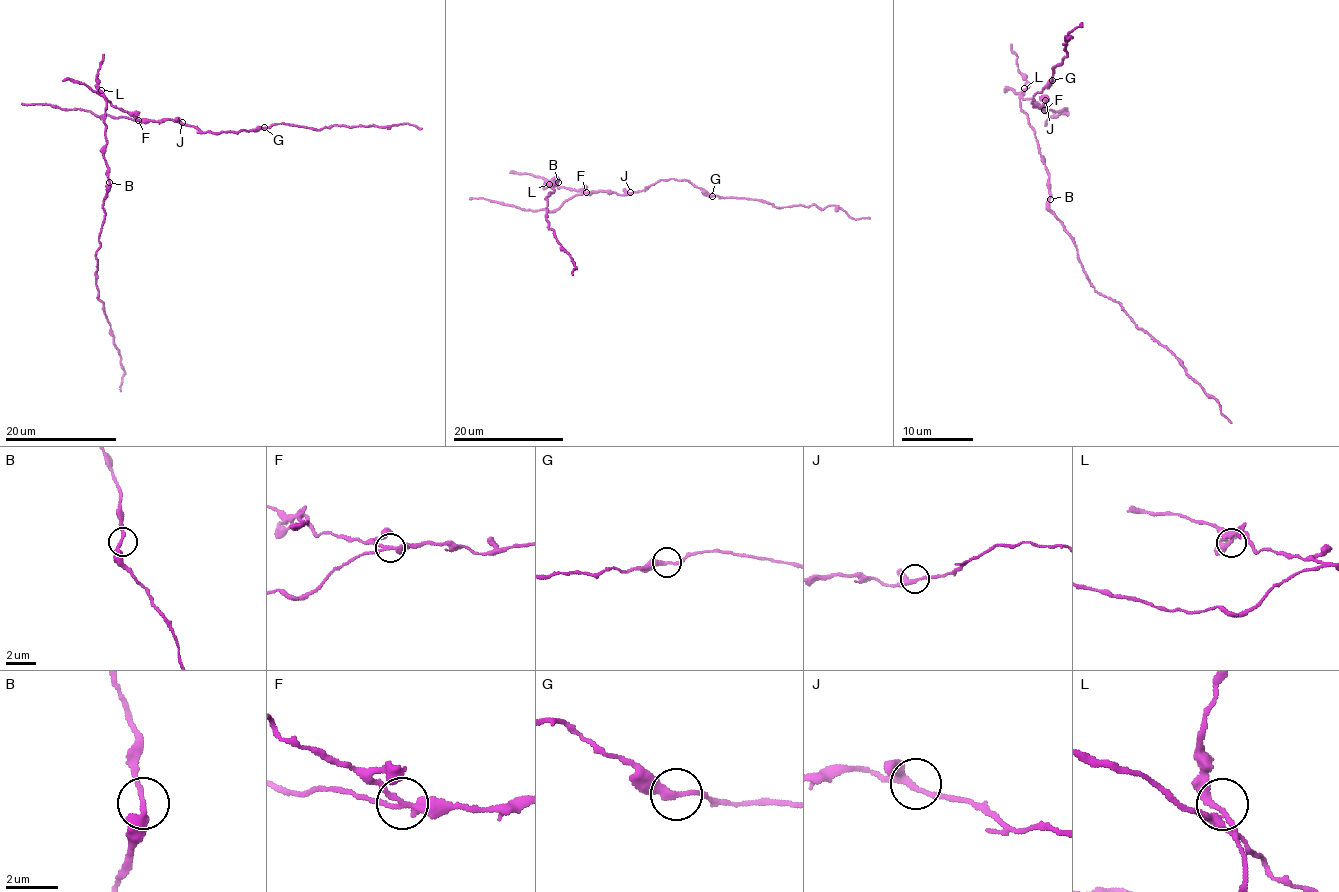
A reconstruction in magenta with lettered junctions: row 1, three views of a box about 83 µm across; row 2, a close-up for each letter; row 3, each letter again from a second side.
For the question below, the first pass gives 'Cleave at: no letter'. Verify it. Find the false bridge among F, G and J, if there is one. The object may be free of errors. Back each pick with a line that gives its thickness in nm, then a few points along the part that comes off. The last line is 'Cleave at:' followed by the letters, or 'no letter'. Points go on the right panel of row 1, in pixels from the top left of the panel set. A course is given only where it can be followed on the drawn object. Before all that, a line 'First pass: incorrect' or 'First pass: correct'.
First pass: incorrect
F: 240 nm | (1045, 109), (1034, 101), (1021, 102), (1046, 169), (1050, 212), (1073, 242), (1086, 277), (1178, 359), (1232, 423)
Cleave at: F

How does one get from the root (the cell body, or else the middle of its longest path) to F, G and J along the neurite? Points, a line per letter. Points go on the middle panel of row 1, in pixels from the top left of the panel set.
F: (559, 188), (587, 193)
G: (559, 188), (627, 194), (646, 189), (660, 180), (676, 179), (687, 180), (712, 196)
J: (559, 188), (587, 193), (630, 192)

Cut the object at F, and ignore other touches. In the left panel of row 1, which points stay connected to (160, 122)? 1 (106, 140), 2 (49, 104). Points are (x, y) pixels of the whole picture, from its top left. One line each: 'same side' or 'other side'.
1: other side
2: same side

